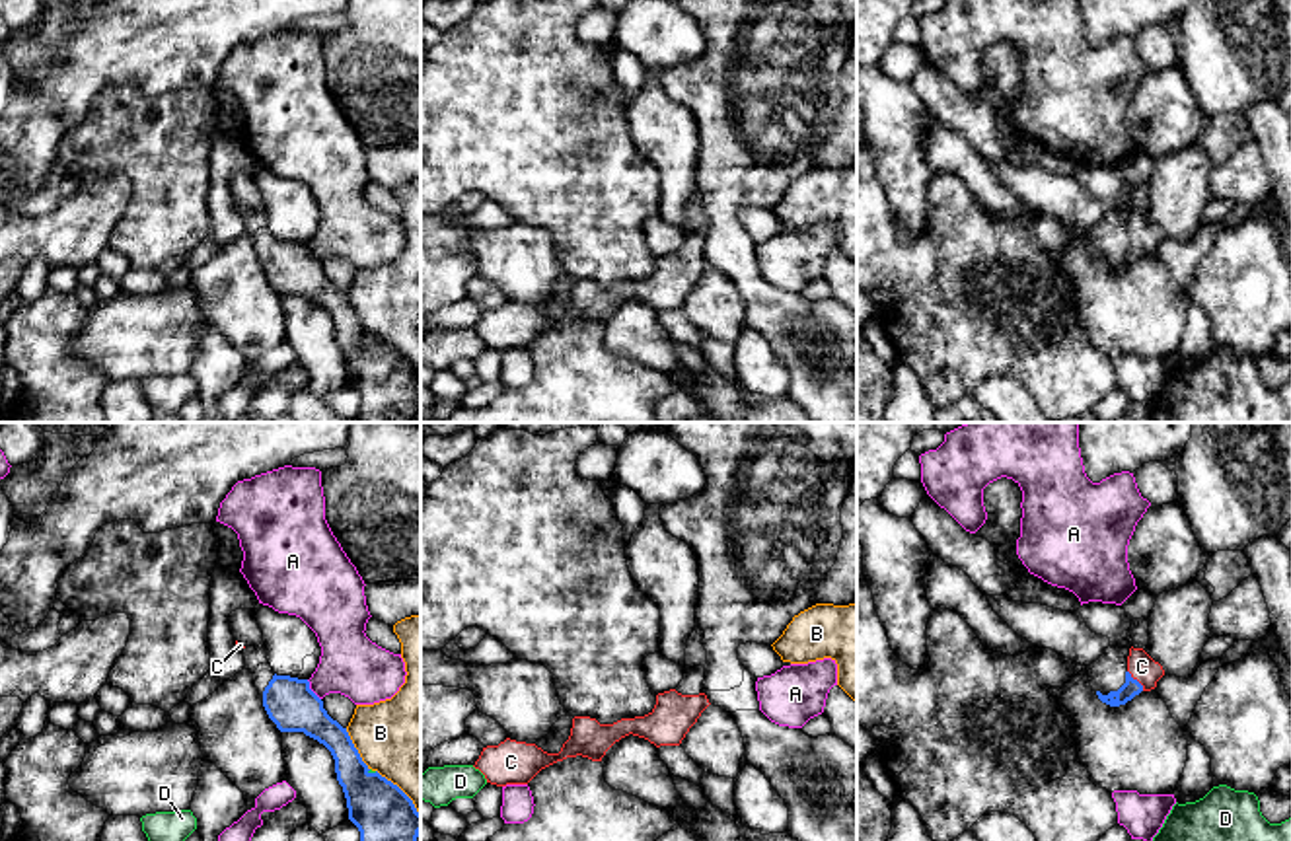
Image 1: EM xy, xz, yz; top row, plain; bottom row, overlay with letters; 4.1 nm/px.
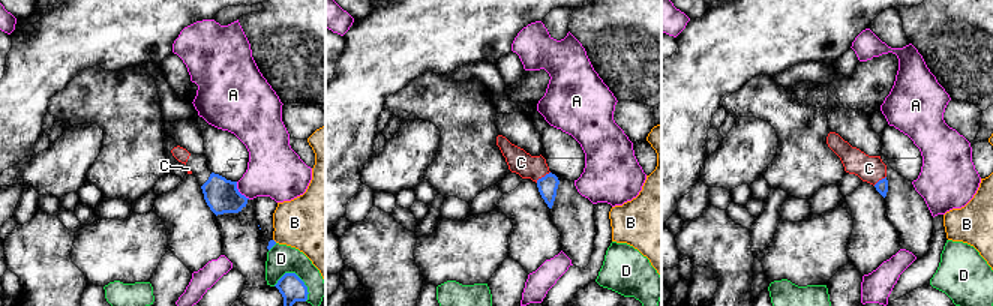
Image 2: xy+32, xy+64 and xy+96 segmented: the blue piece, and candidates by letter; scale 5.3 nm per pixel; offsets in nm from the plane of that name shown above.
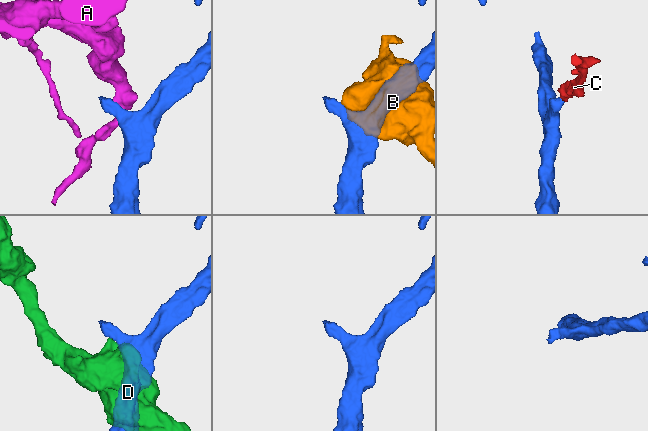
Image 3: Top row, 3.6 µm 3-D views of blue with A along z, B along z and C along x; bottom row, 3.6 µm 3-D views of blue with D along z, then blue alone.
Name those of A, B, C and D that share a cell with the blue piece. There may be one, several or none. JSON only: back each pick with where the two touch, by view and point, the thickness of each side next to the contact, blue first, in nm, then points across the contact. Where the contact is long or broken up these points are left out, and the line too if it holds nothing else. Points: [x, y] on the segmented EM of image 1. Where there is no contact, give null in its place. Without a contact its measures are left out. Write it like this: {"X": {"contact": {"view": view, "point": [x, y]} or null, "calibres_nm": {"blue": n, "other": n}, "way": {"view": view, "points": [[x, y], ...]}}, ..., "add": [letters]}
{"C": {"contact": {"view": "yz", "point": [1136, 680]}, "calibres_nm": {"blue": 70, "other": 110}, "way": {"view": "yz", "points": [[1132, 688], [1136, 680], [1142, 666]]}}, "add": ["C"]}

